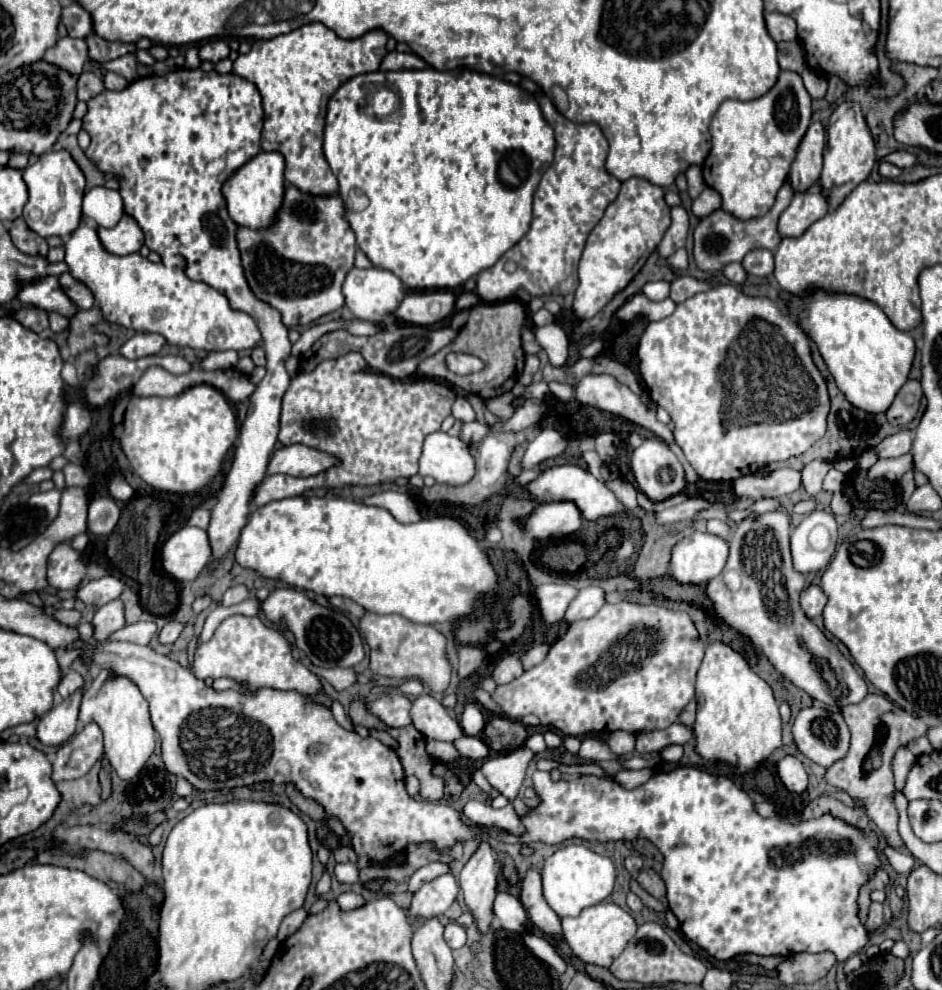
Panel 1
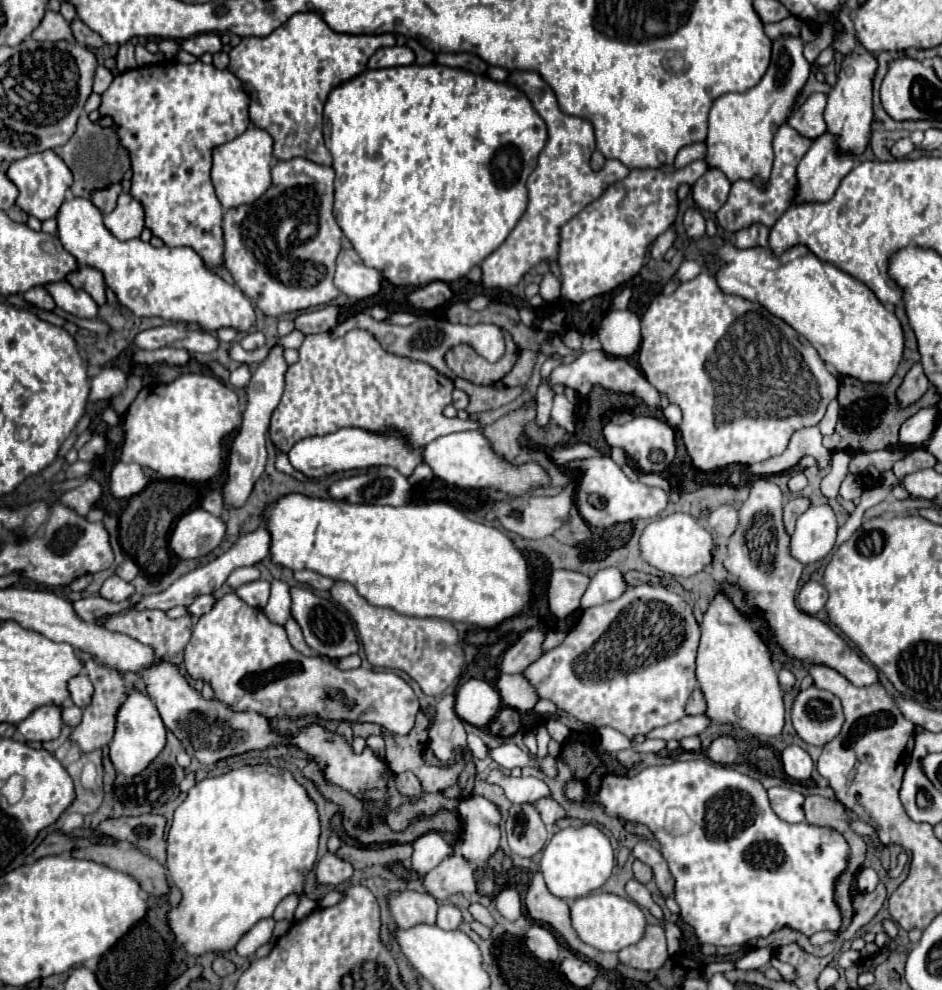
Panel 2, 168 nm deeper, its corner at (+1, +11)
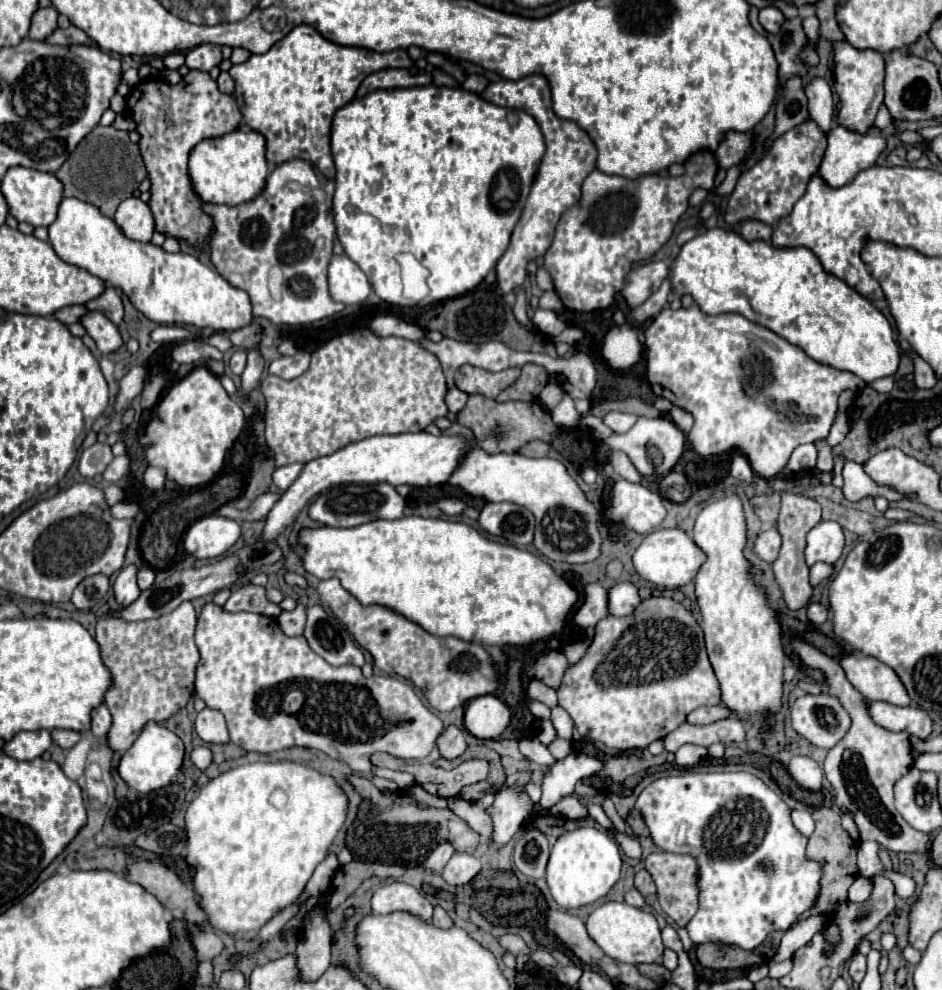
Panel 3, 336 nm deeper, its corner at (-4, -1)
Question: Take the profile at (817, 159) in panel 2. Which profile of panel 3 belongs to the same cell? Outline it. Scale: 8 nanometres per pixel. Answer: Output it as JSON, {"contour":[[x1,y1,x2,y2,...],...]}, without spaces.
{"contour":[[837,126,837,128,833,128,833,130,827,132,827,150,825,150,823,162,819,166,819,176,823,176,823,180,827,180,827,184,831,184,833,188,845,186,861,170,871,168,885,148,887,148,887,140,881,136,881,132,879,132,877,126,871,126,865,134,849,130,845,126]]}

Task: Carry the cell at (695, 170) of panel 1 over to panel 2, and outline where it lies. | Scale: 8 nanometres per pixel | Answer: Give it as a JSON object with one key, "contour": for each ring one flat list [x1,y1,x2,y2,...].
{"contour":[[696,160,674,172,630,170,624,180,612,184,598,200,588,204,578,216,562,226,558,256,562,298,580,304,632,280,632,276,640,272,656,236,662,234,676,218,678,187,694,184,706,170,708,164,704,160]]}

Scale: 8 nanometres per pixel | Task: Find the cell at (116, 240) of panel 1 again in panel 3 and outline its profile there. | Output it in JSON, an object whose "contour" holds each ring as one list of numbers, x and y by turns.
{"contour":[[127,198,115,212,115,222,121,226,127,238,137,242,149,242,155,232,153,212,141,198]]}

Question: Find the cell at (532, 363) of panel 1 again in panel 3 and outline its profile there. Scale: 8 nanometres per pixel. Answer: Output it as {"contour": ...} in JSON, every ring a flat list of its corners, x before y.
{"contour":[[525,364,519,380,501,392,497,396,497,402,509,402,509,400,531,402,531,400,537,400,539,392,547,384,547,378,549,378,549,374,545,368,535,366,535,364]]}

